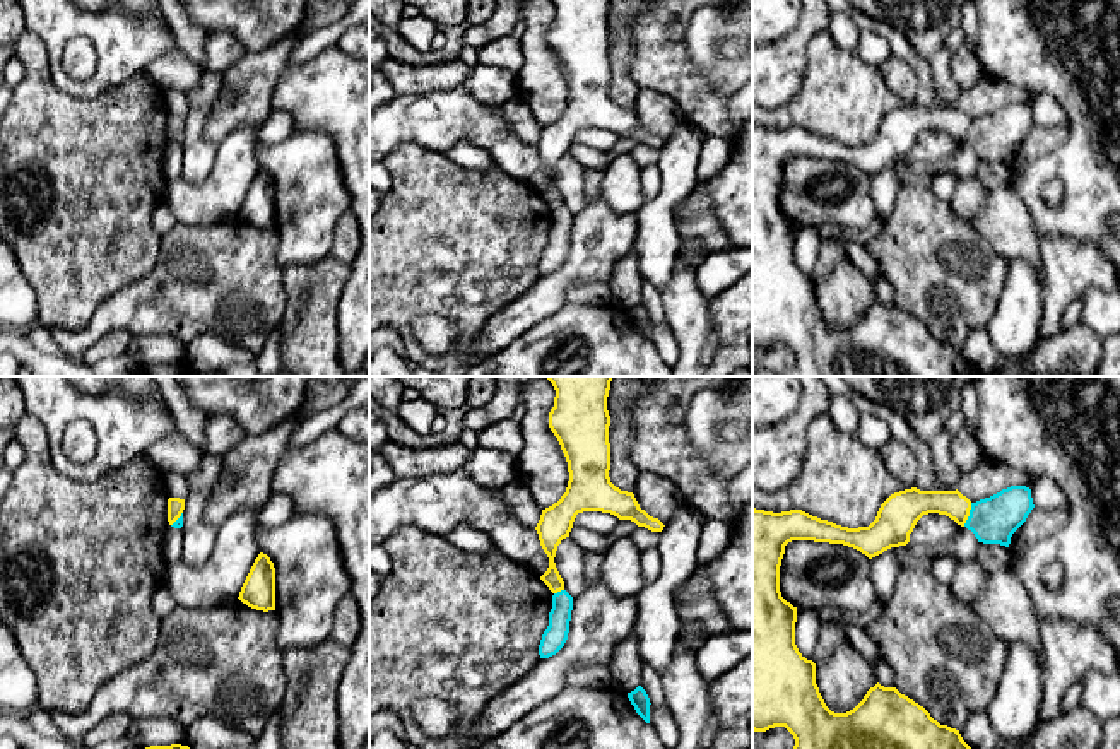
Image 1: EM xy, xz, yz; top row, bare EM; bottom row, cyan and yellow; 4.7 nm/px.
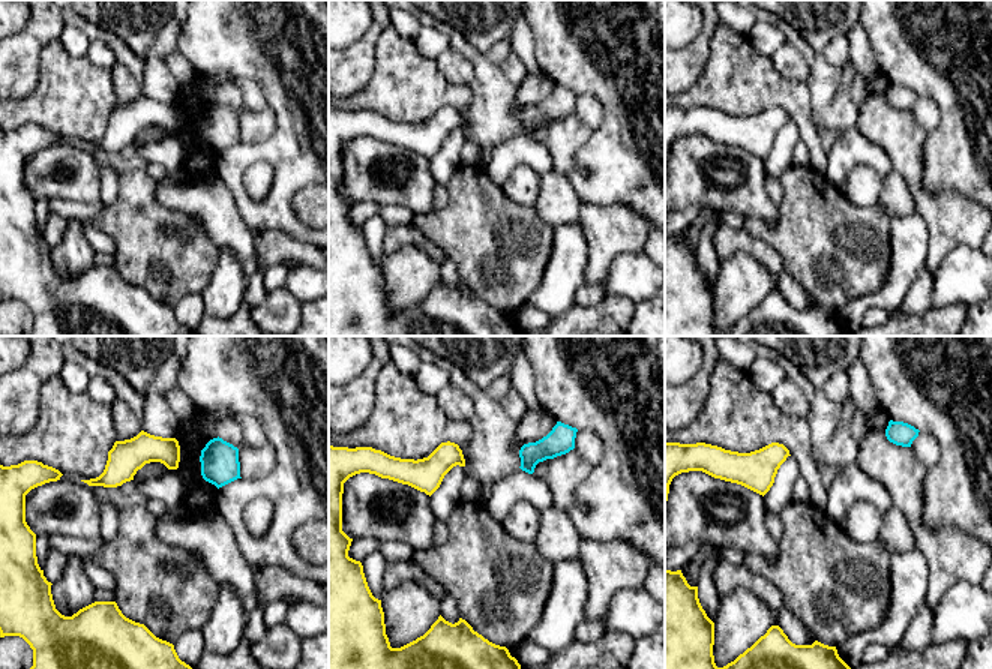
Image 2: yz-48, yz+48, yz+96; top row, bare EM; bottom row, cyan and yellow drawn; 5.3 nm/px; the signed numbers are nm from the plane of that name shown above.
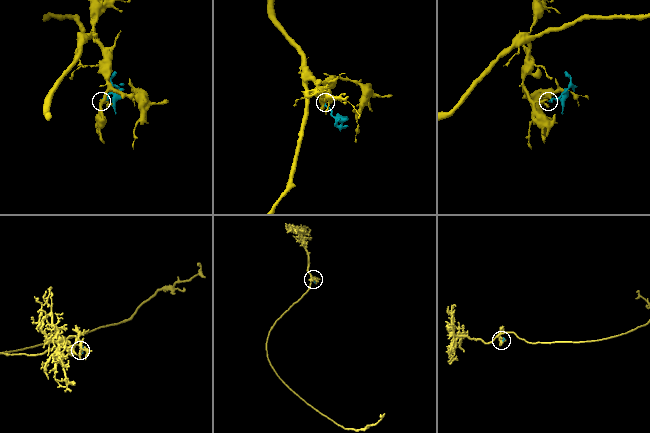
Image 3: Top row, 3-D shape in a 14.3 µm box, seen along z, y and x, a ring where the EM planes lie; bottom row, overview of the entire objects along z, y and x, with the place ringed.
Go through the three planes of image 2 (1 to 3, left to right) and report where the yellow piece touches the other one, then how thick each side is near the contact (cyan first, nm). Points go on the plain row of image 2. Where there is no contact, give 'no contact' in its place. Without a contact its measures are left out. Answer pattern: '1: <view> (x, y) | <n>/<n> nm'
1: no contact
2: no contact
3: no contact

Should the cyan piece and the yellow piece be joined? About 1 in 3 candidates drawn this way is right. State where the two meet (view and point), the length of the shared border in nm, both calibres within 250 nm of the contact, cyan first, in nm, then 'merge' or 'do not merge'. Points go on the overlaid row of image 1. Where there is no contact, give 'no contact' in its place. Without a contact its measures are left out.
yz (970, 515) | 120 nm | 220/130 nm | do not merge

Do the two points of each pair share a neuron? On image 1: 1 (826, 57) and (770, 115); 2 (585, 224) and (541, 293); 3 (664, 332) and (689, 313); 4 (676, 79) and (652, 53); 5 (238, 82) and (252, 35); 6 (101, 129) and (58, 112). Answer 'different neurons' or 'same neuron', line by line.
1: same neuron
2: same neuron
3: different neurons
4: same neuron
5: different neurons
6: same neuron

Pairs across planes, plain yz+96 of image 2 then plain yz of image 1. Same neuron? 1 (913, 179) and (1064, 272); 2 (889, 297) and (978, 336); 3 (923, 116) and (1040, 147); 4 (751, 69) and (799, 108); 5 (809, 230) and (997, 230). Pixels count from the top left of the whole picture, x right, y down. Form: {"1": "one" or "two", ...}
{"1": "one", "2": "two", "3": "two", "4": "one", "5": "two"}

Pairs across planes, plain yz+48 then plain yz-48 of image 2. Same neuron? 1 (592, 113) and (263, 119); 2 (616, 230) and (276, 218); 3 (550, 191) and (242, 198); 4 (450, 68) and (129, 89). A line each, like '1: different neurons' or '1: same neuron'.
1: different neurons
2: different neurons
3: different neurons
4: same neuron

